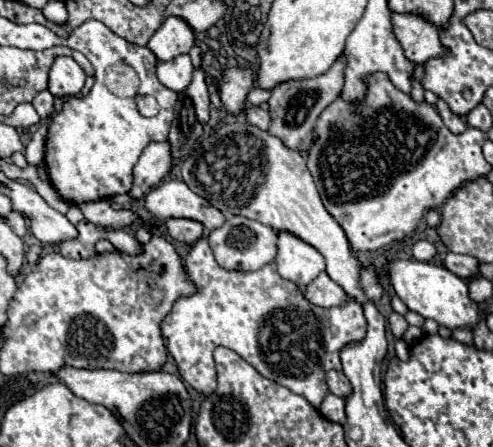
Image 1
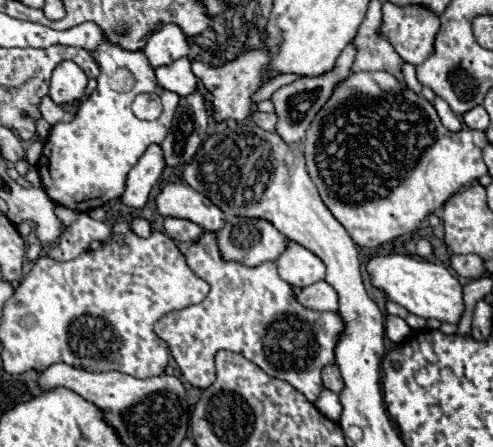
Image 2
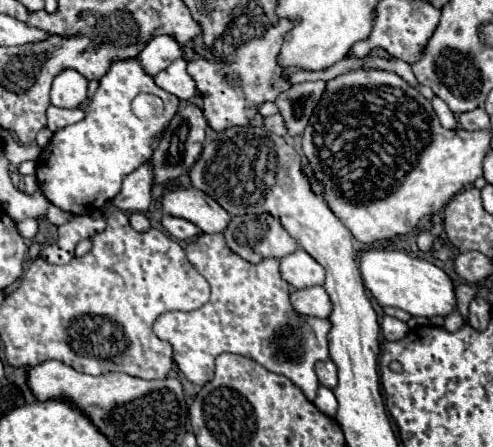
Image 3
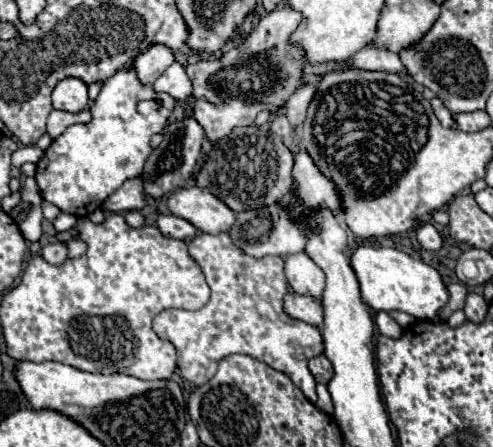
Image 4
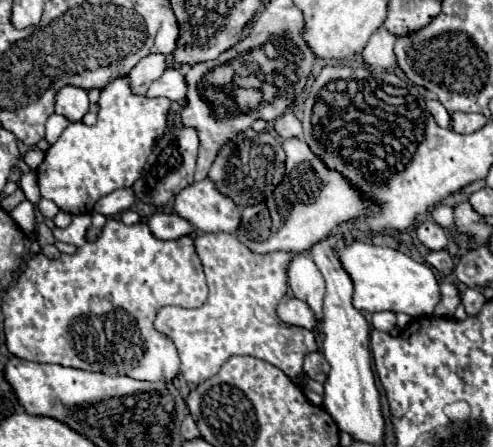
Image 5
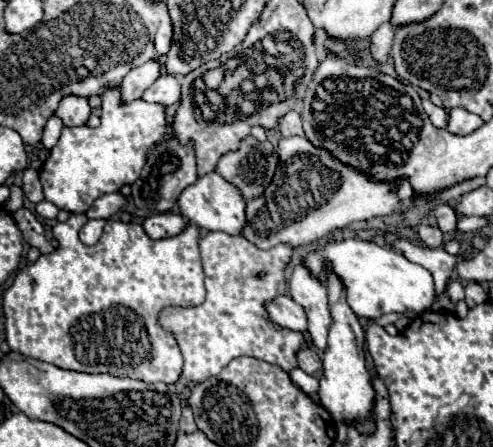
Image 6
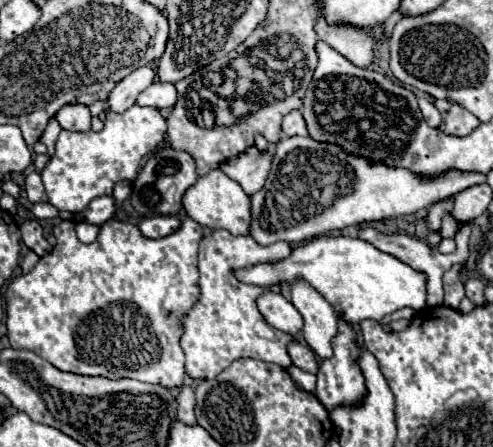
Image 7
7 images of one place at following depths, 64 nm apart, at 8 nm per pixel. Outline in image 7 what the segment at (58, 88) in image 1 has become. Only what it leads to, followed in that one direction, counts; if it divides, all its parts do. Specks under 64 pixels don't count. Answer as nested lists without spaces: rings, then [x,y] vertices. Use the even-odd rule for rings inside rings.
[[[68,104],[54,116],[64,130],[90,132],[90,110],[82,104]]]

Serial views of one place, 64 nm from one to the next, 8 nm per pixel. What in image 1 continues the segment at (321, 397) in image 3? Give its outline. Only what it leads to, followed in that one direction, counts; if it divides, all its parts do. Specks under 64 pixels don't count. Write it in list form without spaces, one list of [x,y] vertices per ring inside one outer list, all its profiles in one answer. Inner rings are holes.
[[[326,394],[326,398],[322,400],[320,404],[320,414],[332,422],[338,422],[342,424],[346,420],[346,414],[344,414],[344,400],[334,396],[334,394]]]

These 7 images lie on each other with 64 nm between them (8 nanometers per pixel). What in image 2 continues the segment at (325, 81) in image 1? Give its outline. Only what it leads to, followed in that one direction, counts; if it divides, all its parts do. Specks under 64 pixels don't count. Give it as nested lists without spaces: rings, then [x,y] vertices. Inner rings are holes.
[[[348,44],[348,46],[342,50],[342,54],[340,54],[336,66],[334,66],[330,72],[326,72],[326,74],[322,74],[322,76],[314,76],[314,78],[300,78],[300,80],[296,80],[296,82],[292,82],[292,84],[288,84],[288,86],[278,88],[278,90],[272,94],[272,102],[274,102],[276,114],[278,114],[276,132],[282,136],[282,140],[284,140],[286,144],[296,144],[296,142],[300,142],[300,140],[304,138],[304,134],[306,134],[306,130],[308,130],[312,118],[314,118],[316,112],[326,104],[326,100],[330,98],[332,88],[334,88],[338,82],[342,82],[342,80],[352,72],[352,62],[354,62],[354,58],[356,58],[356,46],[354,46],[354,44]]]

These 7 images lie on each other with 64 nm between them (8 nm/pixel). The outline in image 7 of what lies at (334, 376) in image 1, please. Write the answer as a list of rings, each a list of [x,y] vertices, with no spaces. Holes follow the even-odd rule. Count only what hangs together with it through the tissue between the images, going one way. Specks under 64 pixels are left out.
[[[292,340],[288,344],[288,354],[290,354],[294,366],[298,366],[302,370],[308,370],[308,372],[316,372],[318,370],[318,358],[306,344],[300,344],[300,342]]]

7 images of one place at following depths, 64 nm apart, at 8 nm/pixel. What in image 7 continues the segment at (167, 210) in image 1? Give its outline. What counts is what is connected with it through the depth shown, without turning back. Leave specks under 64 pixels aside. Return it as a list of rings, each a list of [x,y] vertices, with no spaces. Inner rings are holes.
[[[220,168],[208,172],[206,176],[198,178],[198,182],[188,188],[188,192],[184,194],[184,210],[186,214],[196,220],[198,224],[212,228],[212,230],[228,230],[232,234],[250,234],[250,222],[252,222],[252,214],[250,214],[250,196],[240,188],[240,184],[236,184],[236,180],[232,180],[230,176],[224,176],[224,172]]]

